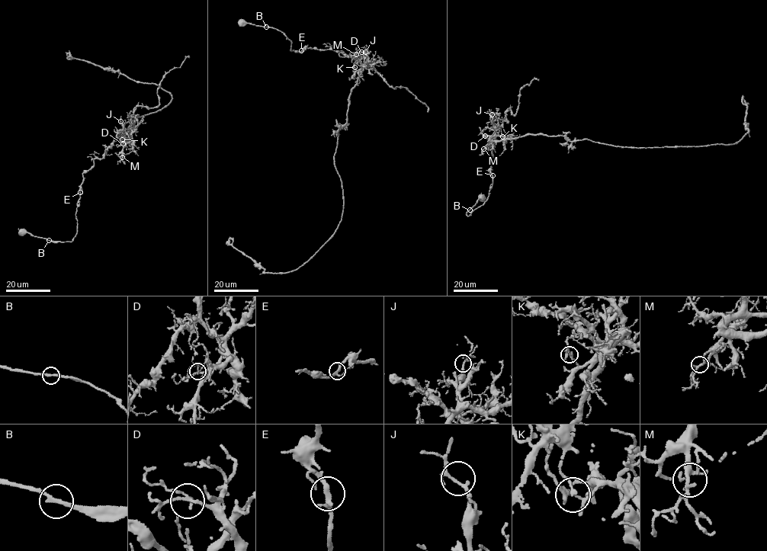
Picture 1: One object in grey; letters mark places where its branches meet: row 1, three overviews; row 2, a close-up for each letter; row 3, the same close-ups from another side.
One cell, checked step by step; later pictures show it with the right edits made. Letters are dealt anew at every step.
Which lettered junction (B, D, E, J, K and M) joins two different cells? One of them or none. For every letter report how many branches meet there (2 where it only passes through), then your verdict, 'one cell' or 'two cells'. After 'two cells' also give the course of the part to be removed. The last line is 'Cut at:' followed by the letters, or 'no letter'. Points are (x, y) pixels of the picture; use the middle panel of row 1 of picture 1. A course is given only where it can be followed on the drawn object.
B: 2 branches meet; one cell
D: 4 branches meet; one cell
E: 3 branches meet; one cell
J: 3 branches meet; one cell
K: 4 branches meet; two cells; foreign part runs (354, 67), (357, 60), (335, 50), (306, 48), (298, 52), (290, 51), (291, 43), (280, 30), (240, 20)
M: 4 branches meet; one cell
Cut at: K

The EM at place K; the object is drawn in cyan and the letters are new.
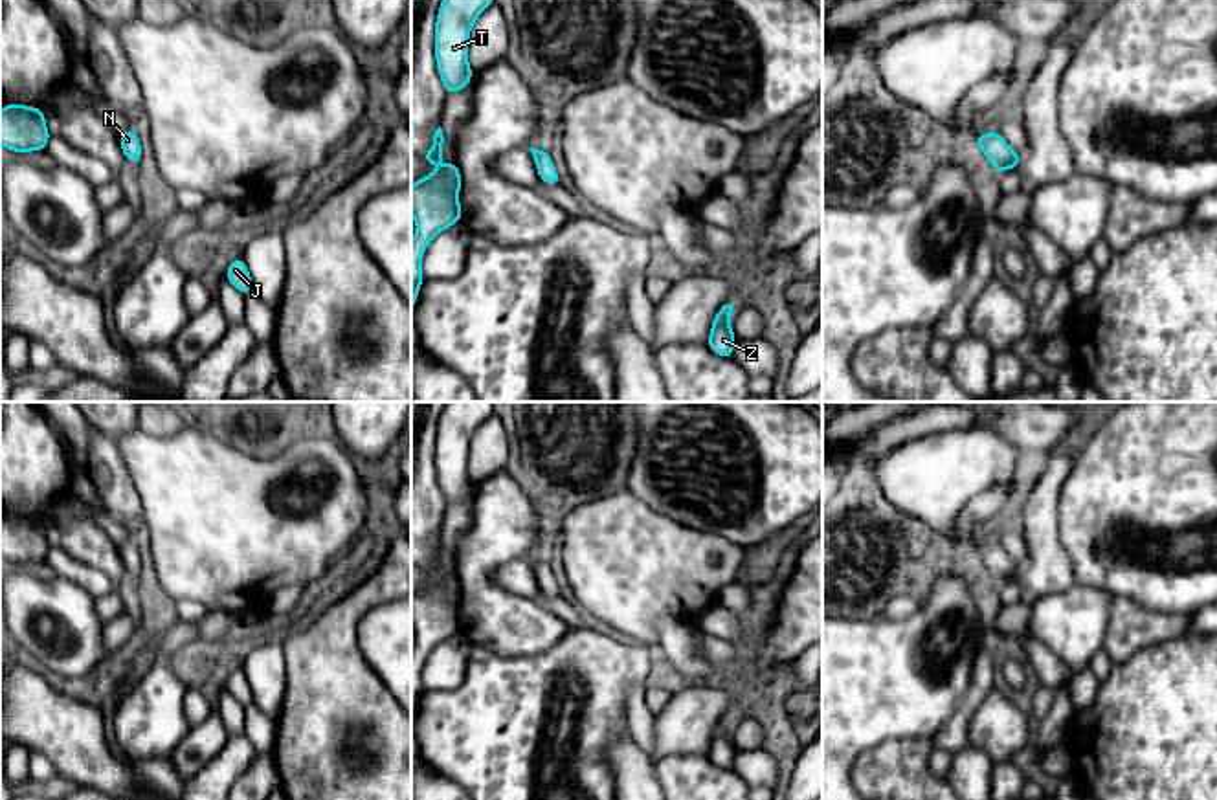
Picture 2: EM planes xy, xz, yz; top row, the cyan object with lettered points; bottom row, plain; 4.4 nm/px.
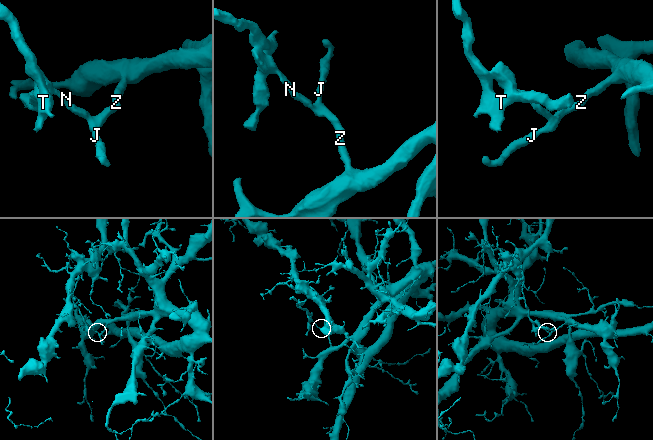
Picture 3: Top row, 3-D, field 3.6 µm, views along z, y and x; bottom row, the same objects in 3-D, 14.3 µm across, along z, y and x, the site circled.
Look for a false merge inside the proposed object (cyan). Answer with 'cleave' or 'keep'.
cleave

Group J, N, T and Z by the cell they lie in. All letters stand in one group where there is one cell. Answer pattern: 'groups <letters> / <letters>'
groups J Z / N T

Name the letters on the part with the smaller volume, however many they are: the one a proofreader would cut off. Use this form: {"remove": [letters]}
{"remove": ["N", "T"]}

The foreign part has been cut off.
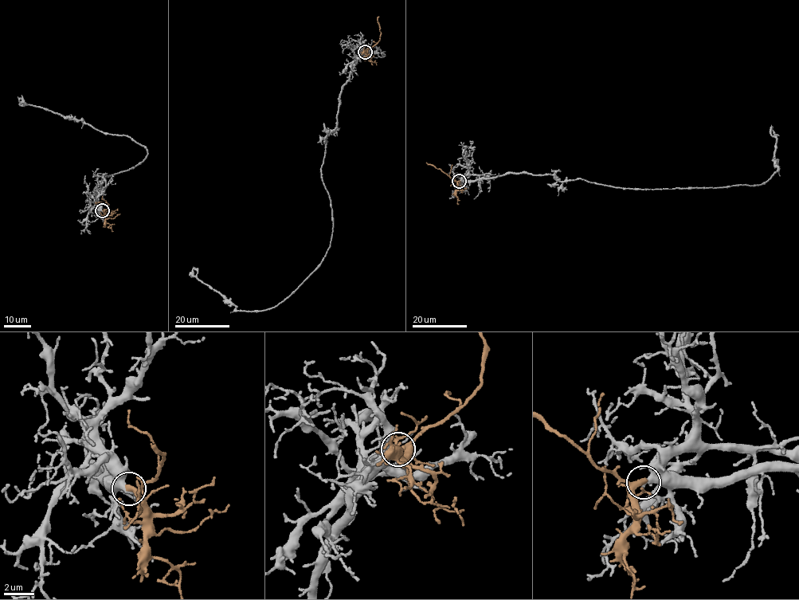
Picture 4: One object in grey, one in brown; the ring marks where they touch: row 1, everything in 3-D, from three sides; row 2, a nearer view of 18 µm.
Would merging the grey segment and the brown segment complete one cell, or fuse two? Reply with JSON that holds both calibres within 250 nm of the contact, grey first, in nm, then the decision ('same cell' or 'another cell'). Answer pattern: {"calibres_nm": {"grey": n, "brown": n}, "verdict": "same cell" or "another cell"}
{"calibres_nm": {"grey": 340, "brown": 280}, "verdict": "same cell"}

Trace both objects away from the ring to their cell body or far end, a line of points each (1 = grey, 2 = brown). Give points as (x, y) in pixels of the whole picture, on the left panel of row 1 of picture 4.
1: (102, 210), (95, 188), (105, 177), (145, 159), (146, 147), (84, 121), (23, 105), (17, 96)
2: (102, 210), (108, 205), (95, 202)

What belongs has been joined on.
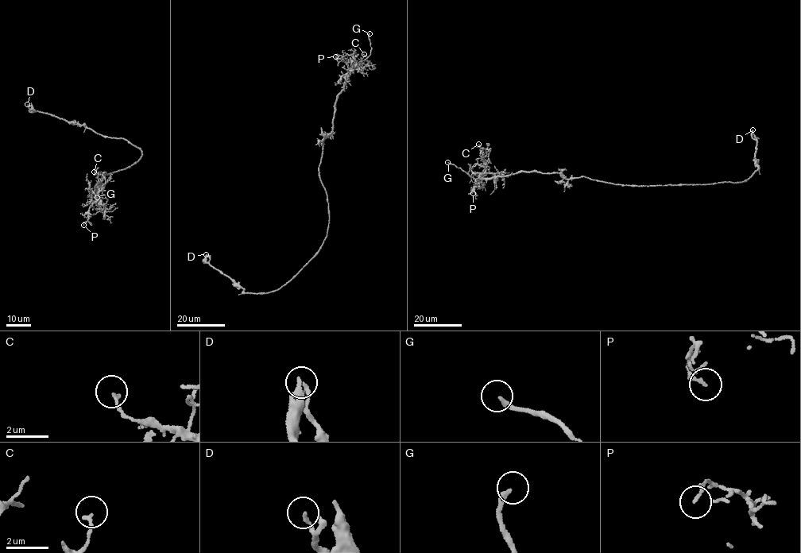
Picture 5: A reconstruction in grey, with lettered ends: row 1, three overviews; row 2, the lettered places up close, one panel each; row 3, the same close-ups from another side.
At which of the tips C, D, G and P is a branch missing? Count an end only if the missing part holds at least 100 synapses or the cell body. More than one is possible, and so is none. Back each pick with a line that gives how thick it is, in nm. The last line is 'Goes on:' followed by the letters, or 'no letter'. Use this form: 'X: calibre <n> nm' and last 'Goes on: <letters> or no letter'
G: calibre 220 nm
Goes on: G

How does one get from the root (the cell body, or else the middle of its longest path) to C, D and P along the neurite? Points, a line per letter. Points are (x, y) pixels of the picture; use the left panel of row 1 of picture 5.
C: (137, 161), (104, 175), (94, 187), (98, 194), (96, 200), (98, 179), (94, 172)
D: (137, 161), (143, 155), (141, 148), (123, 138), (104, 137), (84, 125), (32, 111), (27, 104)
P: (137, 161), (125, 168), (106, 174), (102, 181), (103, 178), (94, 185), (97, 199), (94, 198), (83, 225)

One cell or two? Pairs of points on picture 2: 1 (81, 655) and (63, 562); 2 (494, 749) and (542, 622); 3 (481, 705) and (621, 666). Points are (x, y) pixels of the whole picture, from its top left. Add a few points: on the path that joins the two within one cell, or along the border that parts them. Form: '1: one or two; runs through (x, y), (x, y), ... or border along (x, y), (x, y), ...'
1: two; border along (57, 575), (72, 580), (94, 599)
2: two; border along (566, 632), (536, 654), (500, 655), (487, 646)
3: one; runs through (516, 700), (546, 670), (568, 657), (586, 666)

